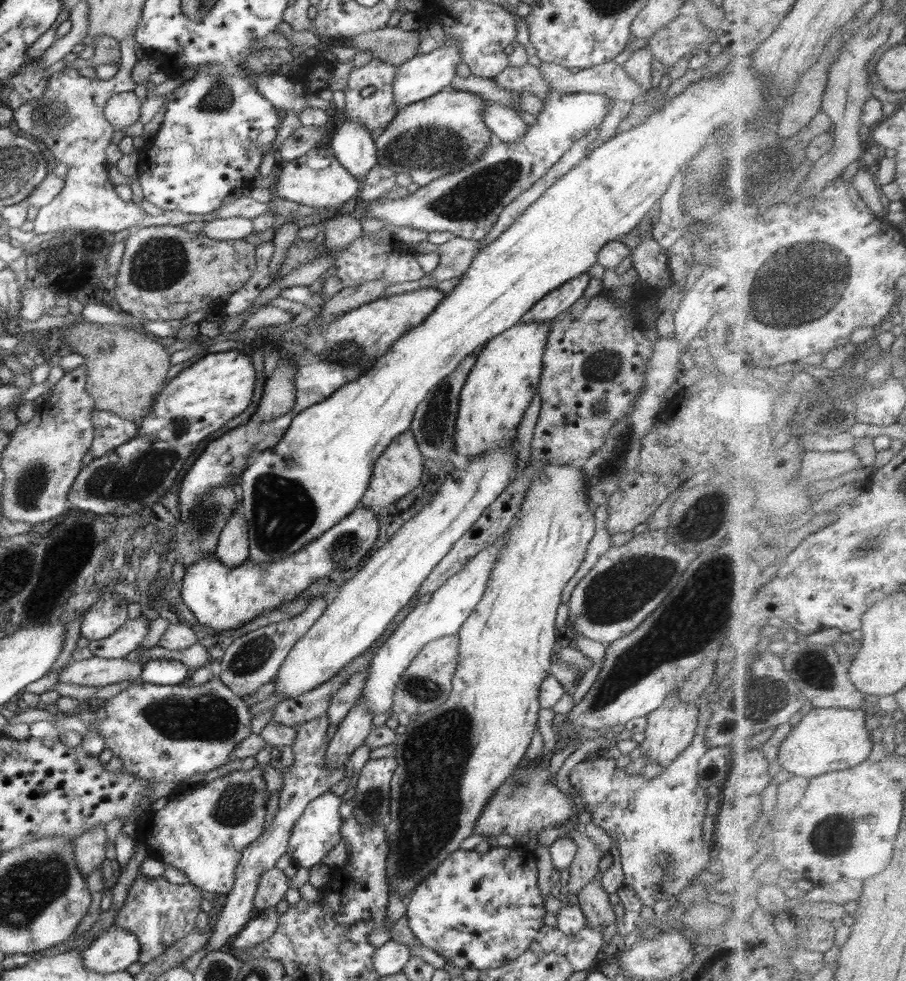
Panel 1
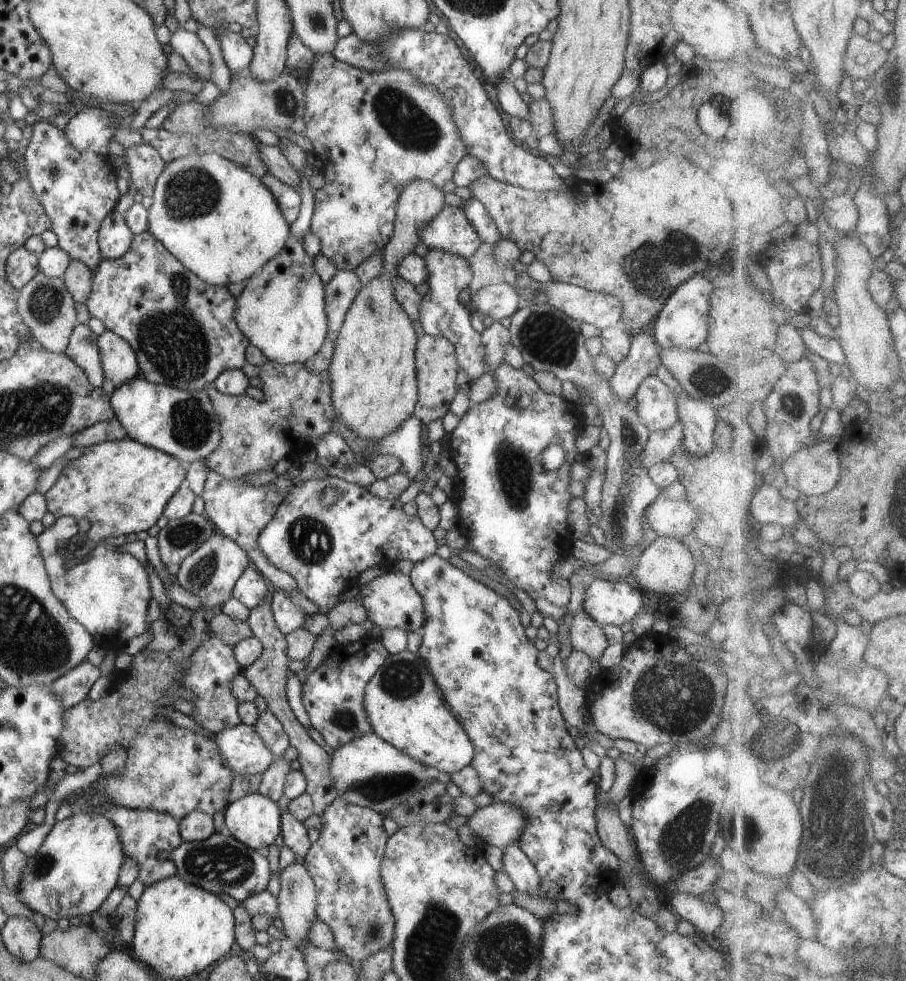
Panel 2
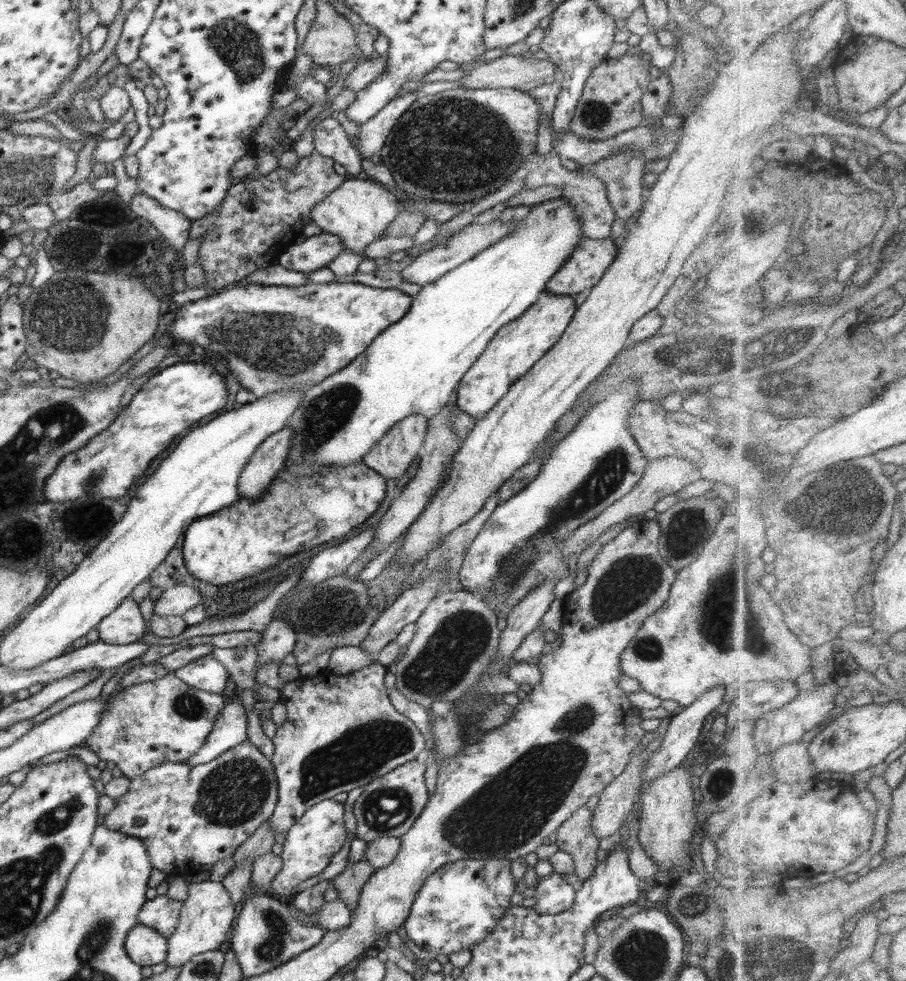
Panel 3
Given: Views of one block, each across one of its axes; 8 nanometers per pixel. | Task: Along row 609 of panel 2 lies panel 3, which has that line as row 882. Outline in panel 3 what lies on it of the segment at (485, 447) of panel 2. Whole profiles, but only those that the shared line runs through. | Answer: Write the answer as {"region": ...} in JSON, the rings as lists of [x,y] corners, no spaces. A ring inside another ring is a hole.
{"region":[[[553,872],[546,877],[539,877],[534,892],[536,904],[533,910],[540,915],[560,915],[574,905],[576,888],[562,874]]]}

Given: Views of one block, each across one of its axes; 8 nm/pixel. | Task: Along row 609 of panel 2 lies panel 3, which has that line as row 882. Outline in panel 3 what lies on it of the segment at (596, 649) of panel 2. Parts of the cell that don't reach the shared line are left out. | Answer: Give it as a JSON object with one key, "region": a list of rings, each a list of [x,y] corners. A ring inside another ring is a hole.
{"region":[[[582,805],[558,827],[556,832],[555,843],[559,850],[572,855],[578,884],[594,874],[598,863],[596,852],[599,849],[599,838],[592,833],[592,813],[586,805]]]}

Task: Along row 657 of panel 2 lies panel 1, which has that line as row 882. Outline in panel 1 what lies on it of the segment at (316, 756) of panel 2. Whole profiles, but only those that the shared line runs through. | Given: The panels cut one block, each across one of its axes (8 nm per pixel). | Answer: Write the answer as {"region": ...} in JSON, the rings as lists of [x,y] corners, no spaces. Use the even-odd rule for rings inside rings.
{"region":[[[276,866],[271,868],[260,876],[254,898],[254,907],[260,911],[275,907],[278,902],[285,900],[289,889],[289,878],[286,873]]]}

